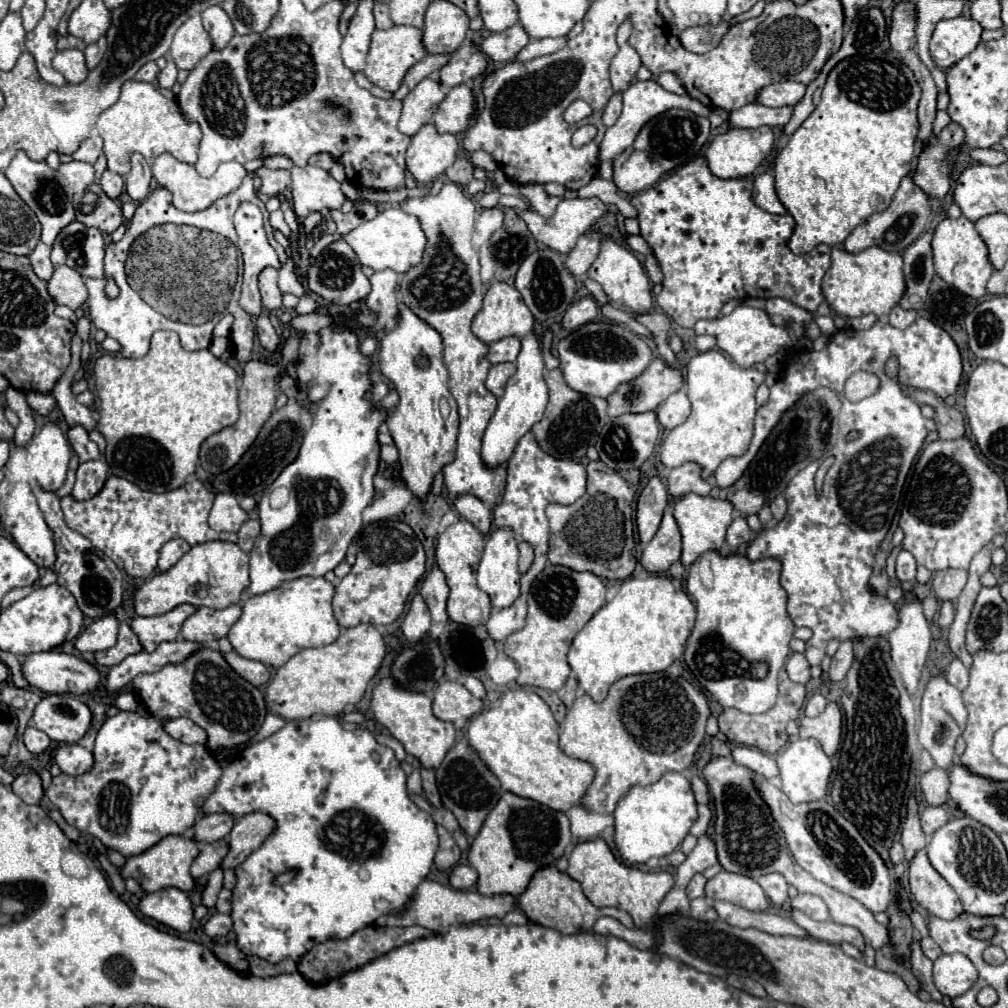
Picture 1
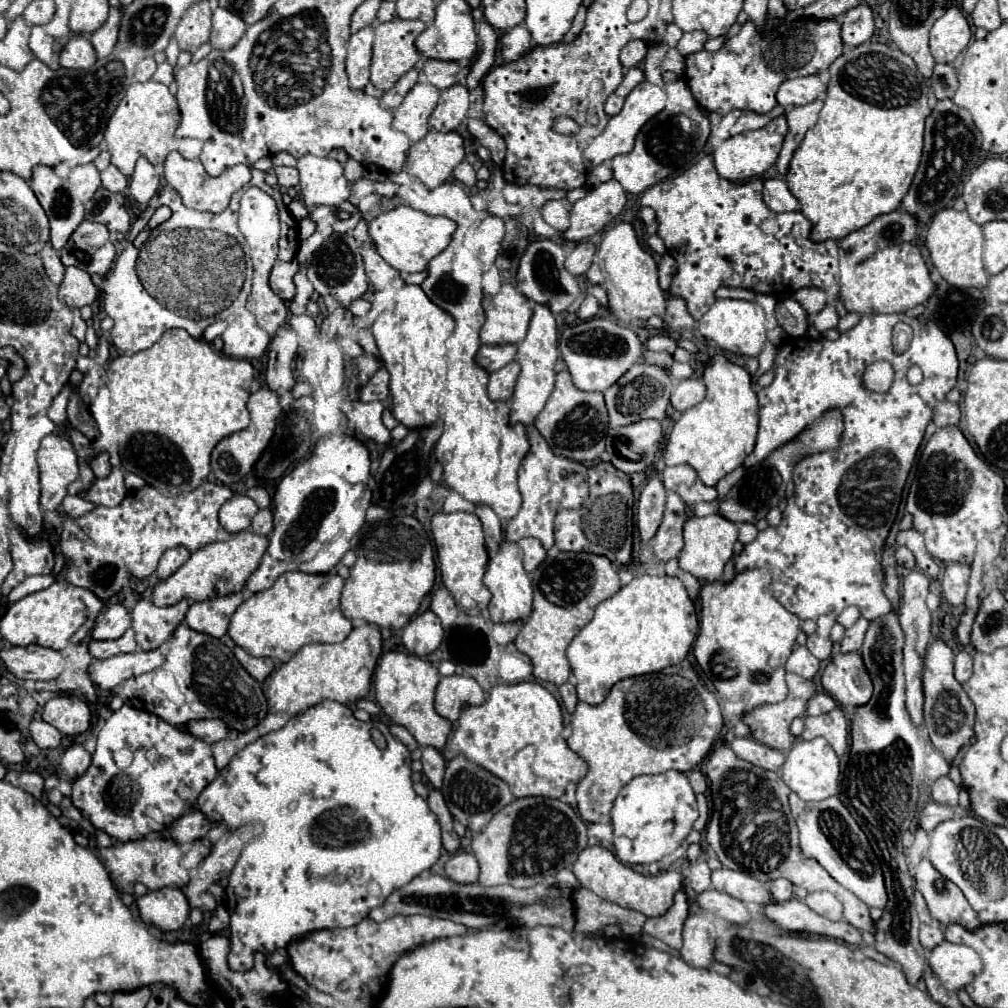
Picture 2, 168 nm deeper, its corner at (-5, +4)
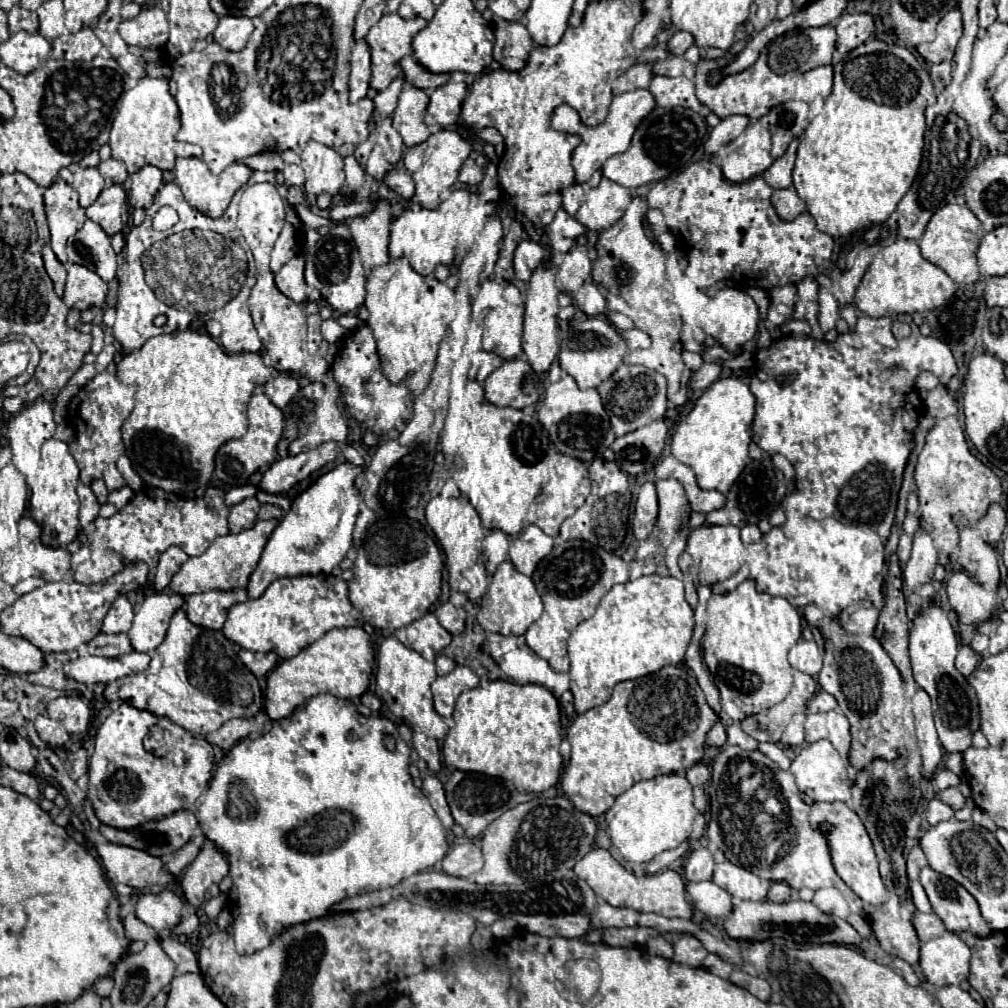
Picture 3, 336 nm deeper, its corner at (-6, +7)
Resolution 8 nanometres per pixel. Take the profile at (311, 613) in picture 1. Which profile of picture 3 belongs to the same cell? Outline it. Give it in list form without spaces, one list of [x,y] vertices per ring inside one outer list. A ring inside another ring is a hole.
[[[300,575],[276,579],[262,597],[232,607],[222,633],[248,651],[274,651],[280,659],[298,655],[326,631],[336,627],[358,627],[362,615],[348,599],[348,585],[334,575]]]

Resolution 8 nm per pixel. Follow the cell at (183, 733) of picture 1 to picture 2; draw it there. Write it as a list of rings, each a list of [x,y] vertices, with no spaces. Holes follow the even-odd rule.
[[[211,718],[211,720],[191,720],[185,724],[187,726],[187,732],[195,738],[201,738],[209,744],[215,744],[217,740],[225,738],[229,734],[229,728],[217,720],[217,718]]]

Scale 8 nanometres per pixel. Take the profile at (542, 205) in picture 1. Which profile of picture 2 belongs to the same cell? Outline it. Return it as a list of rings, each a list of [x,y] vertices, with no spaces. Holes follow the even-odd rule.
[[[561,198],[561,200],[547,200],[541,206],[541,216],[543,220],[553,226],[555,230],[565,230],[569,228],[569,212],[571,212],[571,202],[569,198]]]

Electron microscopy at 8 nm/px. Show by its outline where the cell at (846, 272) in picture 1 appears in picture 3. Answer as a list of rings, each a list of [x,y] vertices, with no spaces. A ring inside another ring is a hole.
[[[898,239],[892,245],[888,245],[886,249],[882,249],[876,257],[874,263],[870,265],[870,269],[864,273],[862,283],[858,285],[856,297],[854,297],[854,305],[866,313],[868,317],[892,317],[892,315],[912,315],[912,313],[926,313],[926,311],[934,311],[938,307],[942,307],[948,299],[954,297],[956,293],[956,283],[936,265],[932,265],[930,261],[926,261],[920,255],[920,247],[916,241],[912,239]]]

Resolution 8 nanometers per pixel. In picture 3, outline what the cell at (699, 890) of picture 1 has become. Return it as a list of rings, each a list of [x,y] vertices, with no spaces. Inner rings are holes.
[[[698,847],[686,857],[686,863],[684,863],[686,881],[704,881],[704,879],[710,879],[712,873],[714,873],[714,859],[710,849]]]

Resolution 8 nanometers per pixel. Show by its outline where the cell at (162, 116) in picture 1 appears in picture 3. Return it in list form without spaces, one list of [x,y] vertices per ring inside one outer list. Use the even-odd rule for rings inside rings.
[[[142,77],[136,87],[122,95],[118,113],[110,131],[112,157],[126,163],[128,173],[136,173],[146,165],[154,165],[162,171],[172,171],[178,157],[200,157],[202,149],[190,143],[178,143],[176,133],[180,129],[180,113],[174,97],[168,91],[166,79]]]

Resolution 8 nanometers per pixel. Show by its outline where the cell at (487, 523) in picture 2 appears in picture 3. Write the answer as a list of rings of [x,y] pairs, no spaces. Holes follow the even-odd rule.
[[[488,531],[484,543],[482,543],[482,557],[484,557],[484,567],[486,573],[492,577],[496,567],[508,559],[508,537],[504,533],[494,533]]]

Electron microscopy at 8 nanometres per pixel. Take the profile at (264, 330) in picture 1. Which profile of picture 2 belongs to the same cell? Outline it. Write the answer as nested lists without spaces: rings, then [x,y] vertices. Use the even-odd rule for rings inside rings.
[[[281,326],[267,346],[267,364],[265,364],[265,378],[267,386],[275,392],[291,390],[293,386],[293,358],[297,352],[297,336],[287,326]]]

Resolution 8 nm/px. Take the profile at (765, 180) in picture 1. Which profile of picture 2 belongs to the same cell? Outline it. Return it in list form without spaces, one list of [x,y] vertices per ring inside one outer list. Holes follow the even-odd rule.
[[[769,178],[763,184],[763,200],[773,212],[789,212],[799,210],[799,202],[795,196],[787,190],[787,184],[783,178]]]

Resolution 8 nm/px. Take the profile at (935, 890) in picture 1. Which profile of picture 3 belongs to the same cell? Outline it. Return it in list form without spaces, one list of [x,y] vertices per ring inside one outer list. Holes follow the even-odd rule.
[[[924,867],[920,871],[920,885],[924,887],[932,911],[940,917],[944,927],[952,933],[968,931],[976,937],[988,937],[990,929],[984,923],[976,899],[956,881]]]

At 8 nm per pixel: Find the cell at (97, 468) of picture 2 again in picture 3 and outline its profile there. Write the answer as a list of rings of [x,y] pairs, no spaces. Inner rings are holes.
[[[110,465],[110,467],[106,469],[106,473],[104,473],[102,479],[104,479],[108,491],[116,491],[116,489],[120,489],[120,487],[126,485],[126,481],[124,481],[124,477],[120,475],[120,471],[116,469],[116,465]]]

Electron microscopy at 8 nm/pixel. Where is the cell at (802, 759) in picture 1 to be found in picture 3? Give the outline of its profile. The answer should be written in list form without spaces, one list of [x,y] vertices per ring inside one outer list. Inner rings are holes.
[[[816,741],[812,745],[806,745],[796,759],[792,761],[790,771],[796,777],[796,785],[802,793],[812,797],[814,801],[850,801],[850,781],[846,773],[846,761],[840,757],[840,753],[830,745],[830,741]]]

